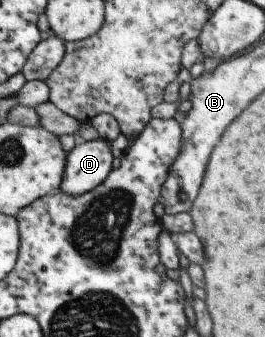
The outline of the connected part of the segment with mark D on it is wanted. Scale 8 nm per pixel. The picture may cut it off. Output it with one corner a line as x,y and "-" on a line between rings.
99,139
75,146
69,151
60,191
81,196
96,190
114,171
112,163
114,155
109,142

